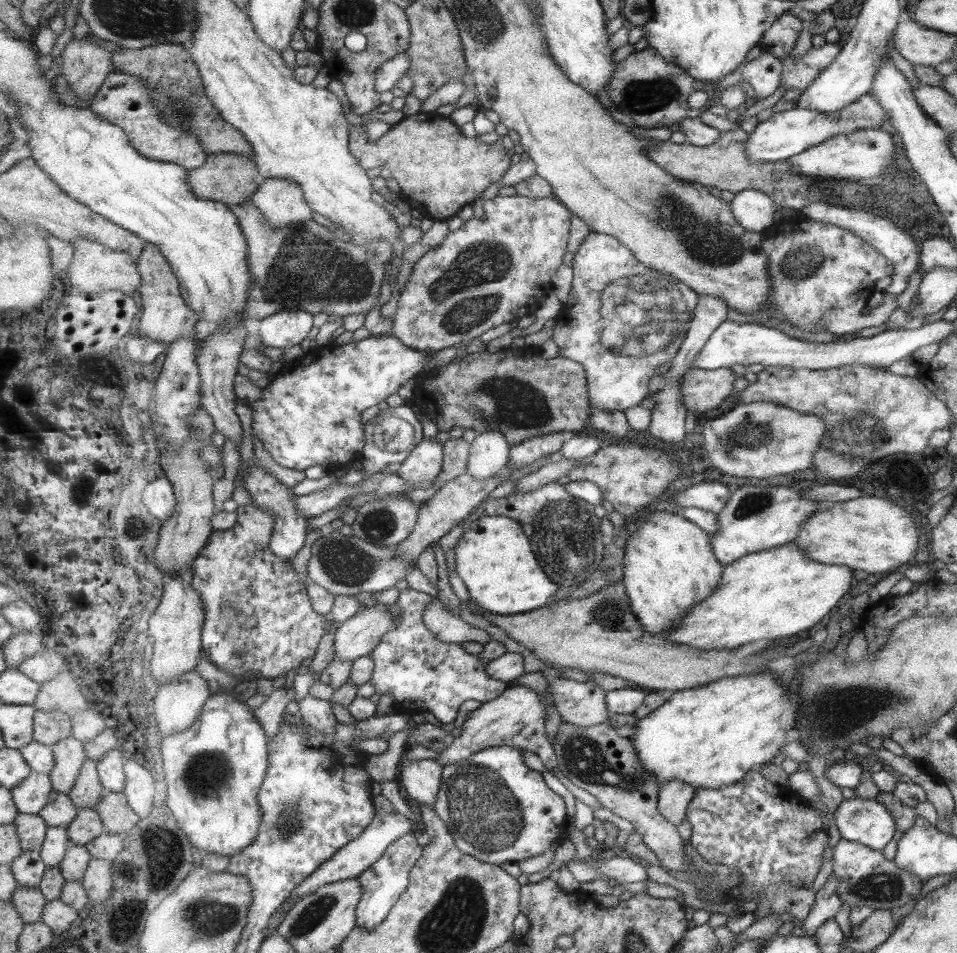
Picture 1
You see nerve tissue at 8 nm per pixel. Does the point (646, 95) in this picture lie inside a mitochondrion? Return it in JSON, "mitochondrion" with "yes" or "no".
{"mitochondrion":"yes"}

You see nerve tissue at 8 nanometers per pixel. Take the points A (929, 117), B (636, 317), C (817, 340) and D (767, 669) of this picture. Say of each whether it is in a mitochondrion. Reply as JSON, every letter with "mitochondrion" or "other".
{"A":"other","B":"mitochondrion","C":"other","D":"other"}

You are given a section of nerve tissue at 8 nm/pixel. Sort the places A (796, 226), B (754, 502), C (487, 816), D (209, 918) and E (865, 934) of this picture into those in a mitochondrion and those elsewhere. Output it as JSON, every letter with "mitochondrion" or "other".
{"A":"mitochondrion","B":"mitochondrion","C":"mitochondrion","D":"mitochondrion","E":"mitochondrion"}

